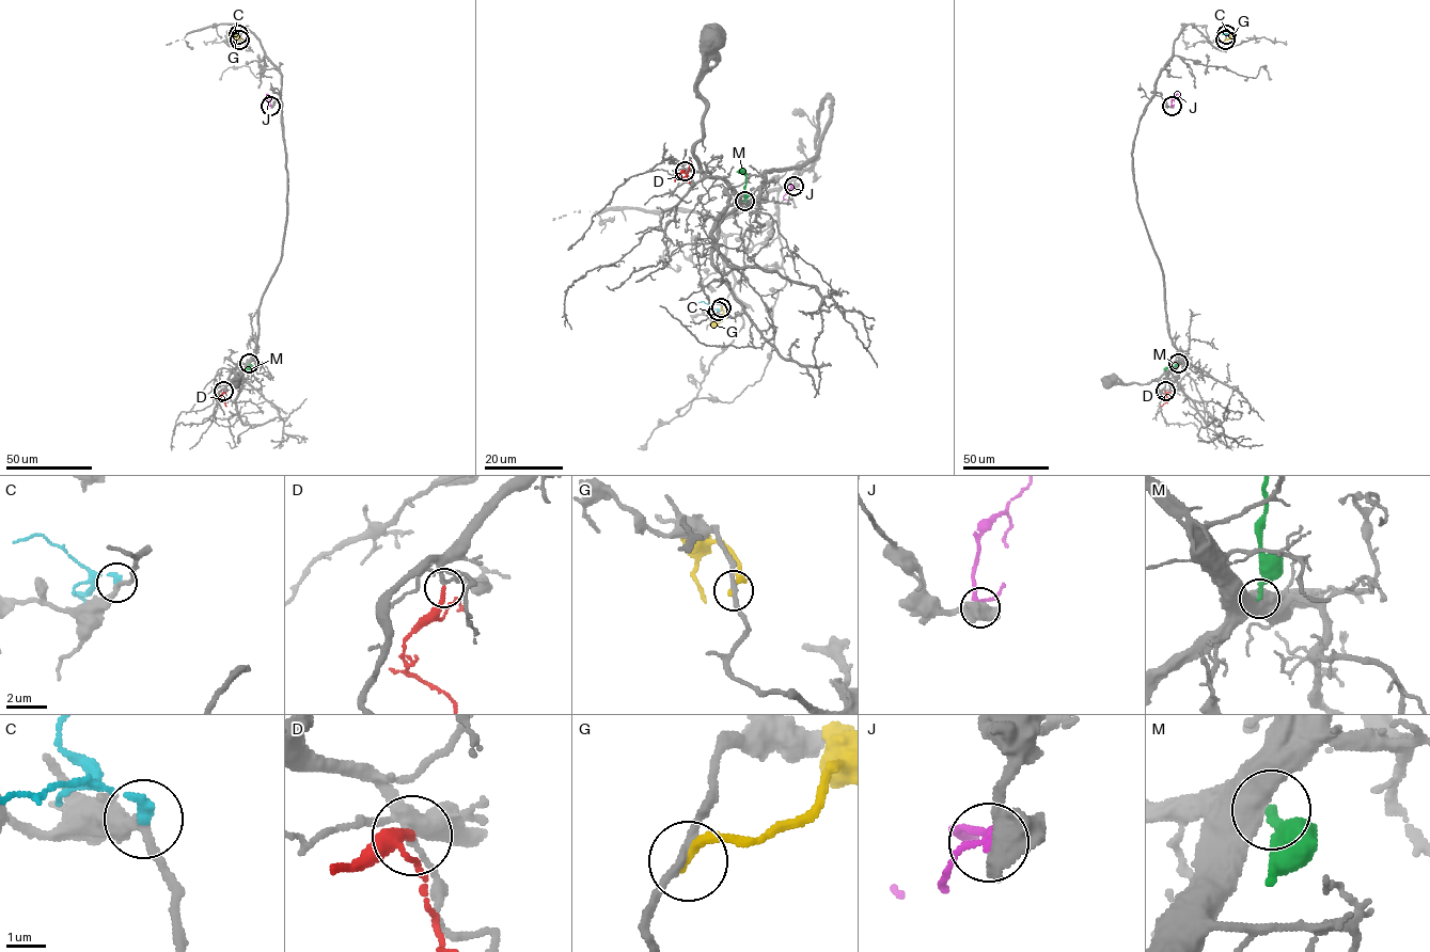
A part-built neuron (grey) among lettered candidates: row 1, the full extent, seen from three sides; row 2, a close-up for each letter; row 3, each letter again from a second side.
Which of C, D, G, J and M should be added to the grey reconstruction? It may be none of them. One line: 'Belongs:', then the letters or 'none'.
Belongs: D

